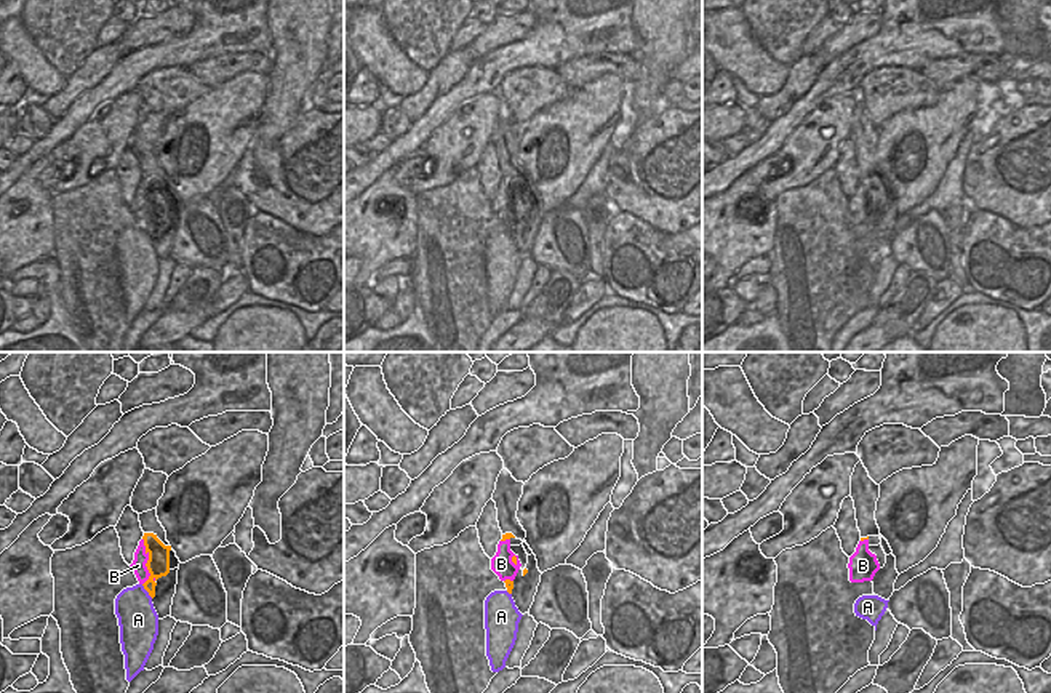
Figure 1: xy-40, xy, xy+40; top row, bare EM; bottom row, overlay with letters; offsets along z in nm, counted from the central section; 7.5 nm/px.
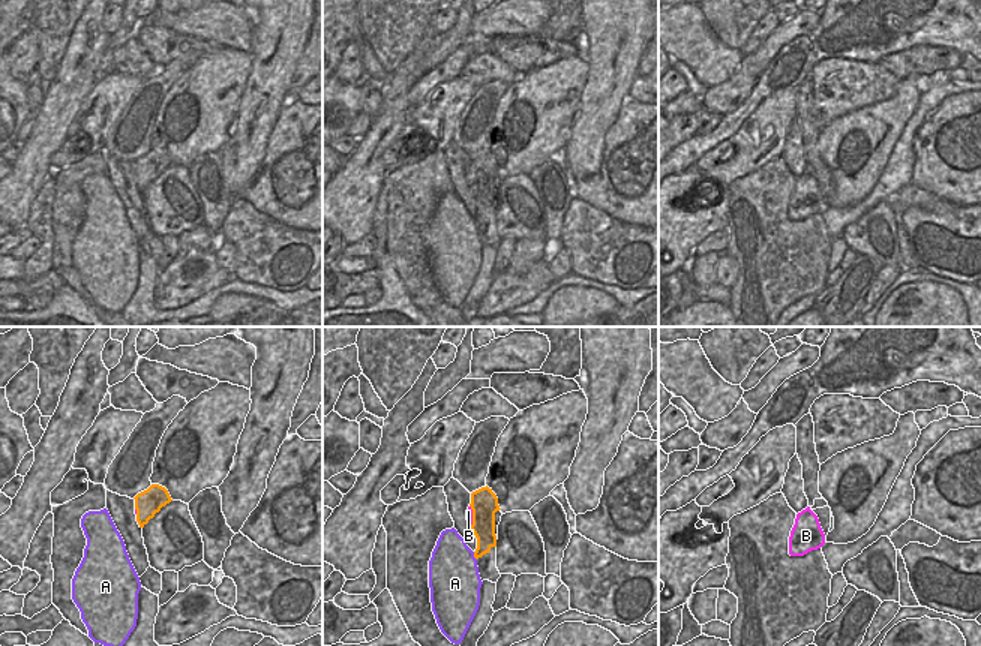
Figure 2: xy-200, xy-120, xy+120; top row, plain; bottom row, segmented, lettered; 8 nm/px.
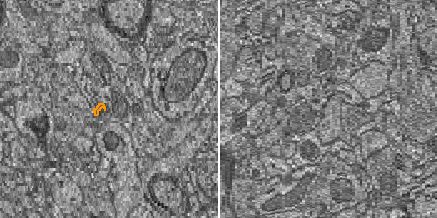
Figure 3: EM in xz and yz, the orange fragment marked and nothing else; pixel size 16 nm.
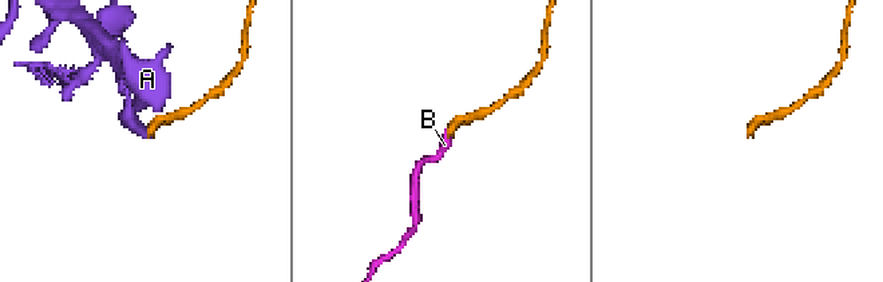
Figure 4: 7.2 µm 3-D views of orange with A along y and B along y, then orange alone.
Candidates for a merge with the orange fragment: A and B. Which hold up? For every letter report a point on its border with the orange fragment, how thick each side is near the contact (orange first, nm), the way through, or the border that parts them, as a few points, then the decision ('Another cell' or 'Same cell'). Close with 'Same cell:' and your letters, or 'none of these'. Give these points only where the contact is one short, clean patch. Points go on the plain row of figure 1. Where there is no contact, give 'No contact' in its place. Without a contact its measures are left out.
A: Touches orange at xy-40 (146, 231). Thickness 170 nm (orange) against 300 nm. Boundary: xy-40 (141, 226), (152, 239). Another cell
B: Touches orange at xy-40 (147, 204). Thickness 170 nm (orange) against 110 nm. Path across: xy-40 (159, 196), (147, 204), (138, 207). Same cell
Same cell: B

